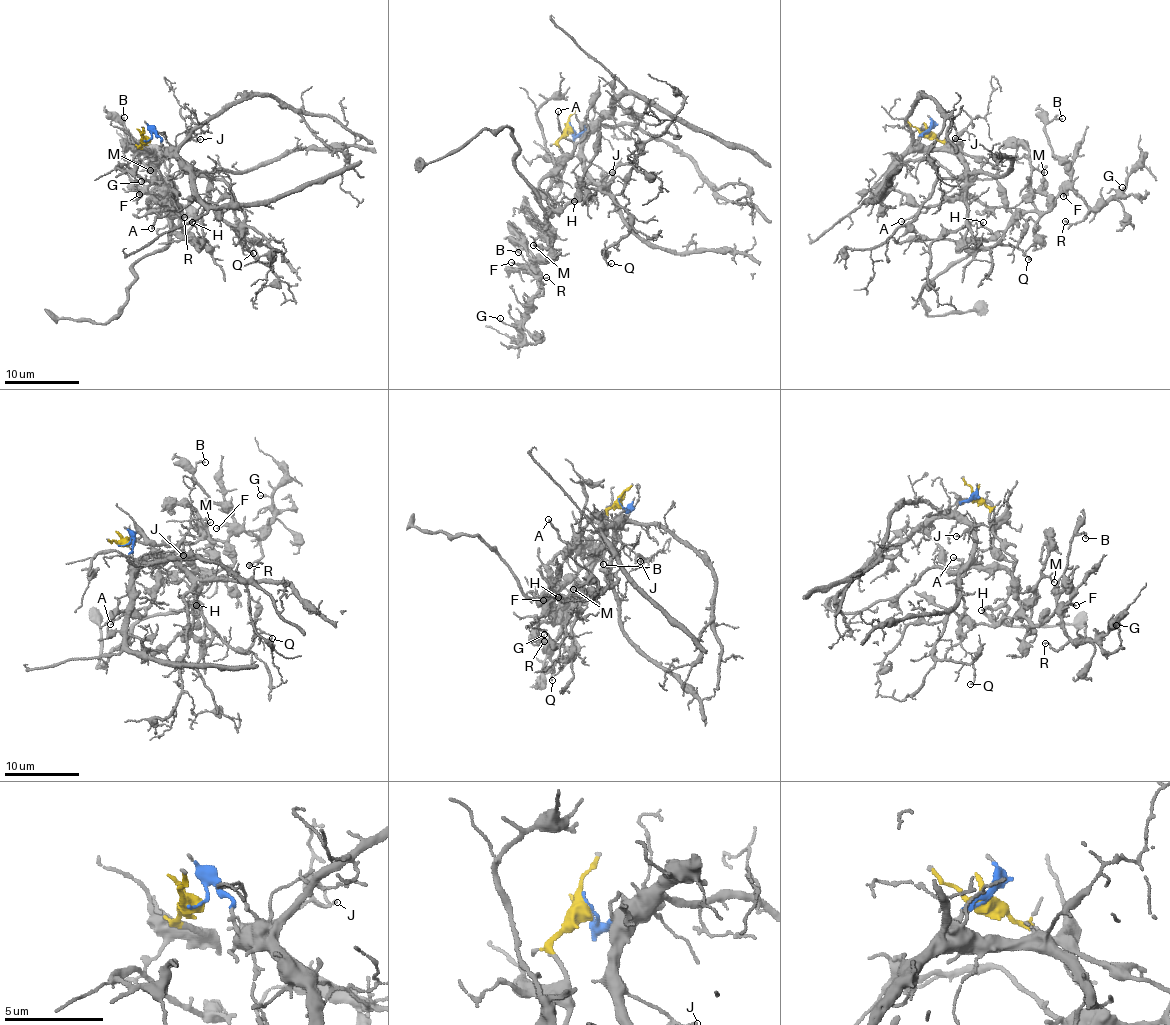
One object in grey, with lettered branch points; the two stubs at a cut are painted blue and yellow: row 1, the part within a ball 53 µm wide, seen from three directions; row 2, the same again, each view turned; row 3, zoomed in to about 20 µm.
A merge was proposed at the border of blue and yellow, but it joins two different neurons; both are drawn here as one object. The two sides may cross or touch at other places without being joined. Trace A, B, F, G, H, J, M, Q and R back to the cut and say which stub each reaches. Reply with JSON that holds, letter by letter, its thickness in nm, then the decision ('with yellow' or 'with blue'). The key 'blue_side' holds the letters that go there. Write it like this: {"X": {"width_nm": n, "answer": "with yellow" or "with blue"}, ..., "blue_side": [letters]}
{"A": {"width_nm": 130, "answer": "with yellow"}, "B": {"width_nm": 120, "answer": "with yellow"}, "F": {"width_nm": 130, "answer": "with yellow"}, "G": {"width_nm": 120, "answer": "with yellow"}, "H": {"width_nm": 110, "answer": "with yellow"}, "J": {"width_nm": 100, "answer": "with blue"}, "M": {"width_nm": 70, "answer": "with yellow"}, "Q": {"width_nm": 110, "answer": "with blue"}, "R": {"width_nm": 120, "answer": "with yellow"}, "blue_side": ["J", "Q"]}

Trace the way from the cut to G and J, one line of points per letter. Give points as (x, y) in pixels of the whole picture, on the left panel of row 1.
G: (146, 140), (140, 147), (161, 163), (168, 212), (181, 208), (164, 196), (168, 186), (173, 201), (140, 181)
J: (145, 140), (160, 136), (164, 150), (170, 150), (192, 138), (201, 138)

